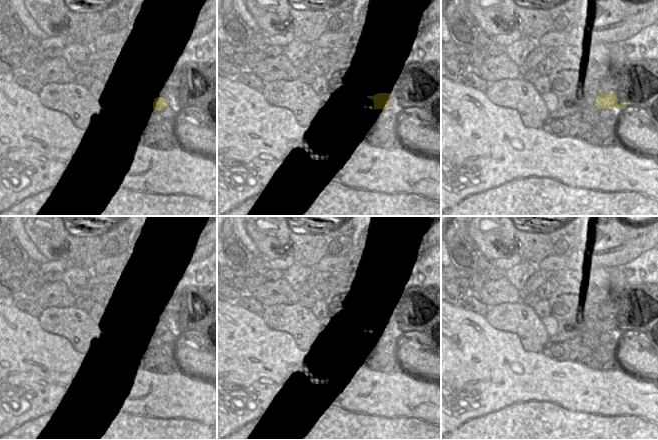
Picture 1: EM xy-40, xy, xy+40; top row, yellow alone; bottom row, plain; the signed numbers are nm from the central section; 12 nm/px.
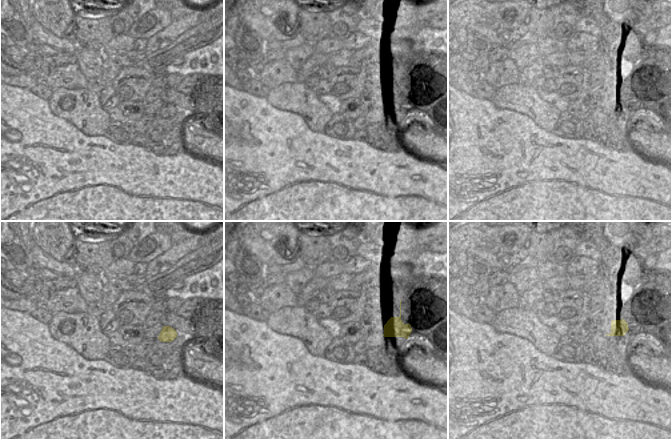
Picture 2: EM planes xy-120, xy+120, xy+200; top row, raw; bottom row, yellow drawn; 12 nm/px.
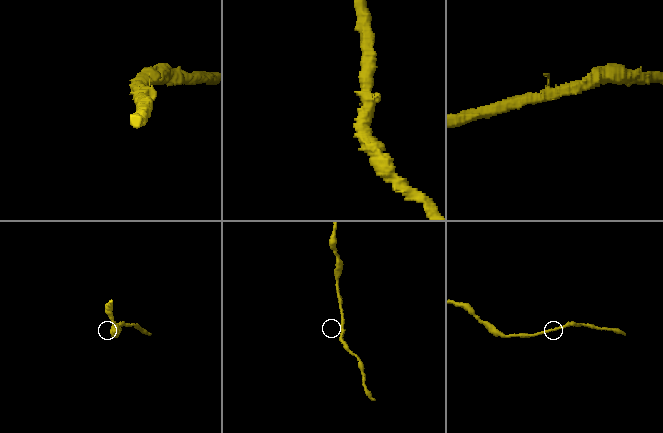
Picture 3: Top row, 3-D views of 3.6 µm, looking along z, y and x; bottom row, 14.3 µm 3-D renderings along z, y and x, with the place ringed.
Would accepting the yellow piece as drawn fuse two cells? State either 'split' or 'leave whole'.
leave whole

